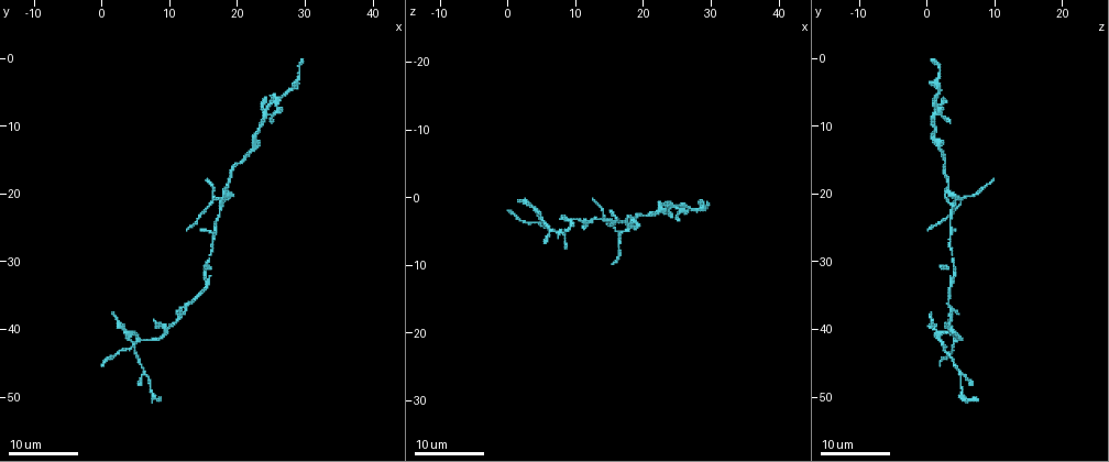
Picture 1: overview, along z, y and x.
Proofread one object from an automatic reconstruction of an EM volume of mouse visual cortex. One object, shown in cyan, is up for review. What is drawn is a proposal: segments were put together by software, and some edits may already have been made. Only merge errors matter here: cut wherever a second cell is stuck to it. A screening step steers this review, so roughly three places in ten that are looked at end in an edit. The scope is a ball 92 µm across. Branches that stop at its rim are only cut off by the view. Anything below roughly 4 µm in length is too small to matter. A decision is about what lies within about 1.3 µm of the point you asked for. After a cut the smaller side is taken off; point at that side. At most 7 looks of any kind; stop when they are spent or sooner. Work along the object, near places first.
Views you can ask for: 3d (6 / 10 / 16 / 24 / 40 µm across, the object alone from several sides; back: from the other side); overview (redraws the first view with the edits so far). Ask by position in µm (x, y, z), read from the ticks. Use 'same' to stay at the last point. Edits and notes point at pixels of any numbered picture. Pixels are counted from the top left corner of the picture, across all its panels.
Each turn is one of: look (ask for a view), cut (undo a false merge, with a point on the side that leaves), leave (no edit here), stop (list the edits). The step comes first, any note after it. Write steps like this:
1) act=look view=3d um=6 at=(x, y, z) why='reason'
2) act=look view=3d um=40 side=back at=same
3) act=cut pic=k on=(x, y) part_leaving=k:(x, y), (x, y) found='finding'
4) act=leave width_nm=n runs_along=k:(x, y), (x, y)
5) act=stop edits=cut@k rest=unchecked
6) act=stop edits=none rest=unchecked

act=look view=3d um=24 at=(29.0, 3.0, 1.5) why='thick turns thin'

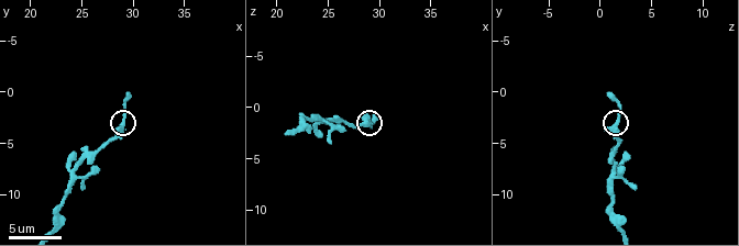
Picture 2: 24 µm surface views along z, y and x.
act=look view=3d um=10 at=(29.0, 3.2, 1.6)

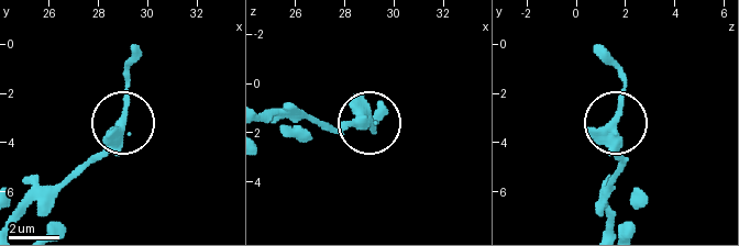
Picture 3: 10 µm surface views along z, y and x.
act=look view=3d um=6 at=(29.0, 3.1, 1.6)

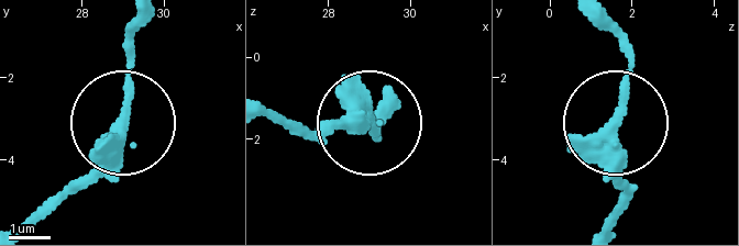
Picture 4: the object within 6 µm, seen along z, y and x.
act=leave found='all the same cell'

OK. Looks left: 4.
act=look view=3d um=10 at=(24.2, 8.4, 1.0) why='four or more arms meet'

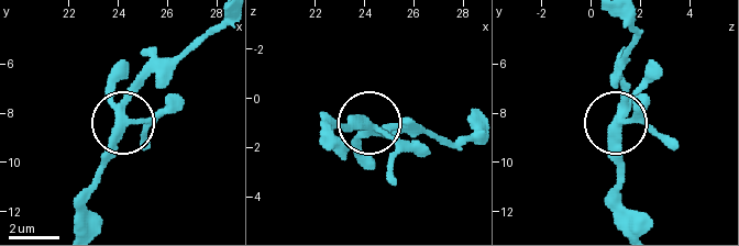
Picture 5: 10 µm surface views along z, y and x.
act=look view=3d um=10 side=back at=(24.5, 8.3, 1.2) why='from behind'

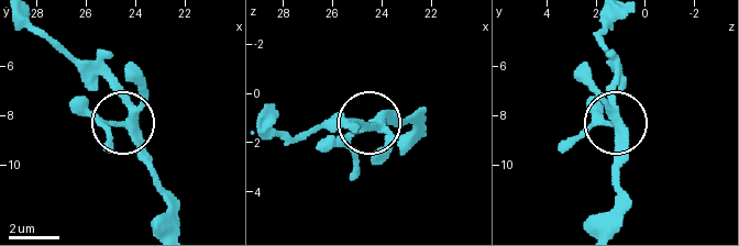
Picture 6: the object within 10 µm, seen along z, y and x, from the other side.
act=leave width_nm=290 found='all the same cell'

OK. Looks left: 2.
act=look view=3d um=16 at=(10.5, 39.5, 3.5) why='three arms meet'

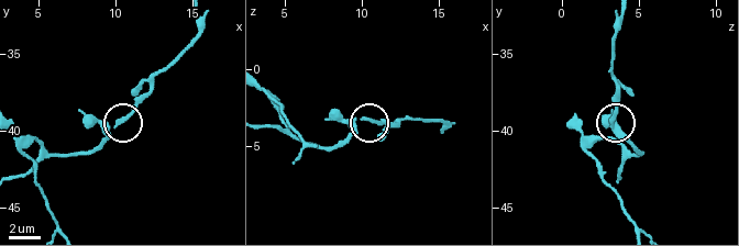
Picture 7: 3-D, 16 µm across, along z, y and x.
act=look view=3d um=10 at=(10.2, 39.4, 3.0)

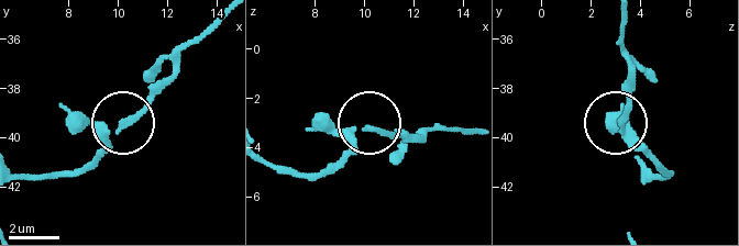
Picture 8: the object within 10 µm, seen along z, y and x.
act=leave runs_along=8:(625, 19), (620, 44), (627, 112), (620, 126), (662, 175) found='one cell here'

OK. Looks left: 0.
act=stop edits=none rest=unchecked

